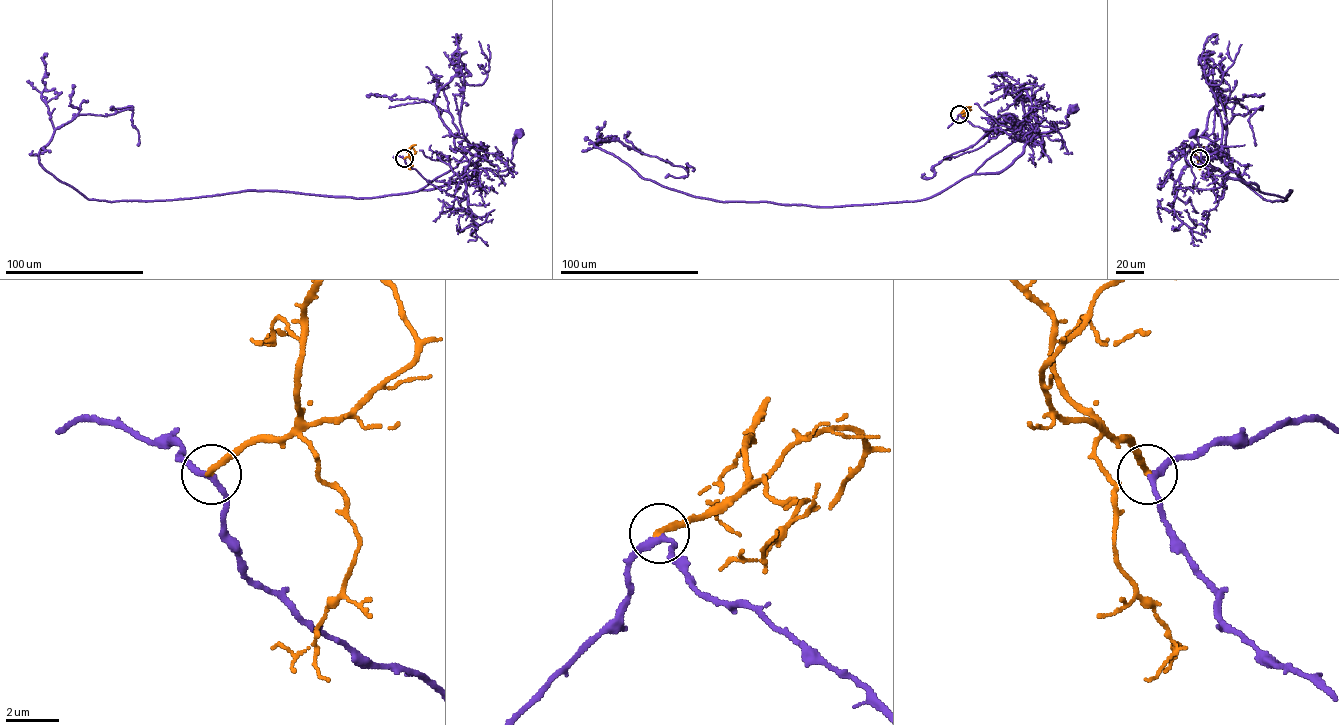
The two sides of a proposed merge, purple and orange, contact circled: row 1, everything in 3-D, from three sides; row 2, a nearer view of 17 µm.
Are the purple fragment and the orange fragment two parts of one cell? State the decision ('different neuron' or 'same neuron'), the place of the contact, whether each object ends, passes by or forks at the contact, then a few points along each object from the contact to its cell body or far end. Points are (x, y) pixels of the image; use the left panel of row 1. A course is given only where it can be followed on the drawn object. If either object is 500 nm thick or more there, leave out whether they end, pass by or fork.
different neuron | (404, 158) | purple passes by | orange ends | purple via (404, 158), (429, 183), (461, 198), (477, 169), (503, 171), (514, 165), (510, 160), (517, 132) | orange via (404, 158), (414, 153), (411, 146)

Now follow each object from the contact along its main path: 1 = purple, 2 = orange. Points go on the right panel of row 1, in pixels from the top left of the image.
1: (1199, 158), (1210, 172), (1214, 186), (1212, 190), (1221, 198), (1227, 177), (1202, 160), (1201, 148), (1193, 132)
2: (1199, 158), (1194, 153), (1204, 146)

